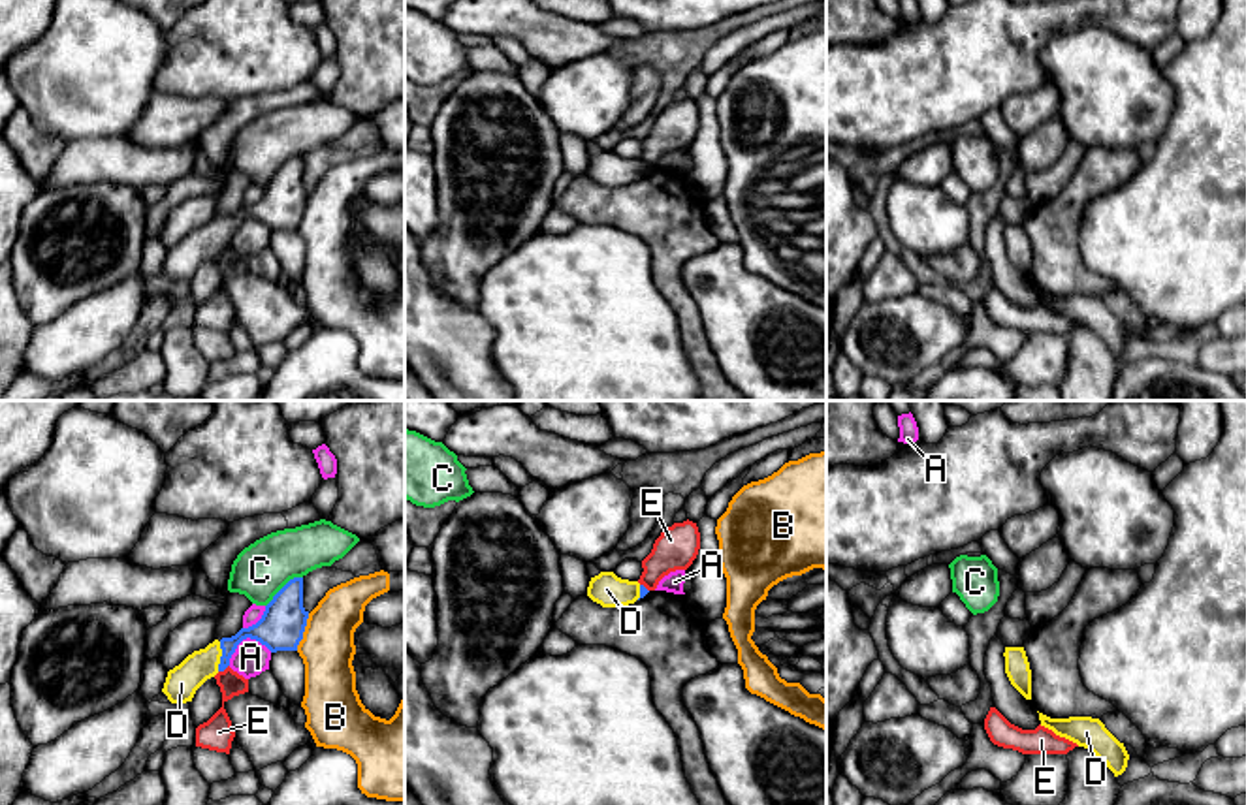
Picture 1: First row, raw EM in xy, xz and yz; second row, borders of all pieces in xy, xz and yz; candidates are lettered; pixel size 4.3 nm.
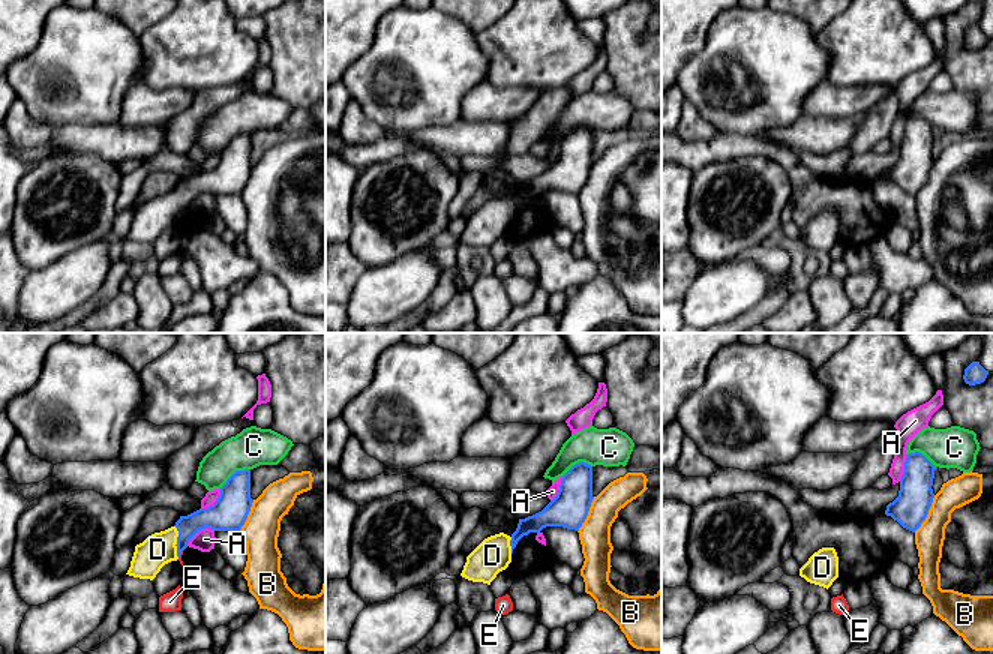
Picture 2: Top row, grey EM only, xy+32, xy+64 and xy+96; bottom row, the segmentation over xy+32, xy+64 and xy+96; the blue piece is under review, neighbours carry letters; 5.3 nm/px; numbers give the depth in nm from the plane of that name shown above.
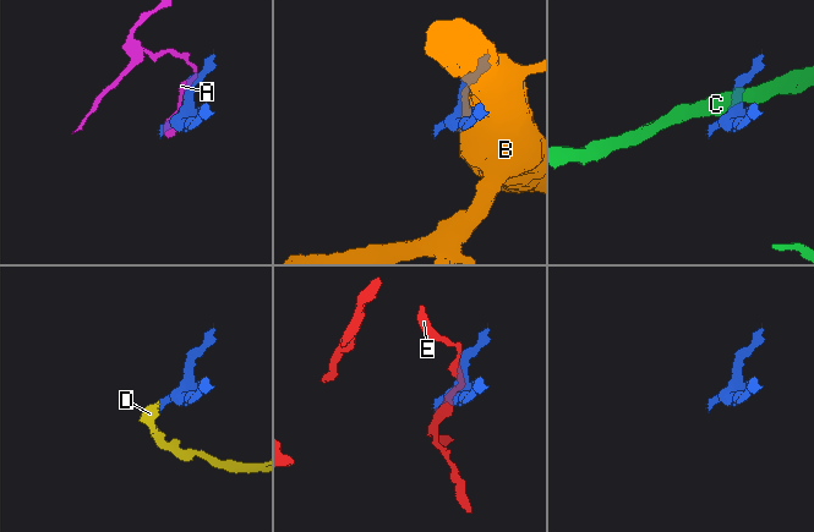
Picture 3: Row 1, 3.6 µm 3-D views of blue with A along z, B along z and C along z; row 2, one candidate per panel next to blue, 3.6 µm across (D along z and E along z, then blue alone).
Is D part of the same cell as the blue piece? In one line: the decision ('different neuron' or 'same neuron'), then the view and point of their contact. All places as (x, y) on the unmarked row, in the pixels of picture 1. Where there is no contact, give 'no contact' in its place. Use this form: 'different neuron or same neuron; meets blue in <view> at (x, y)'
same neuron; meets blue in xy at (221, 236)

